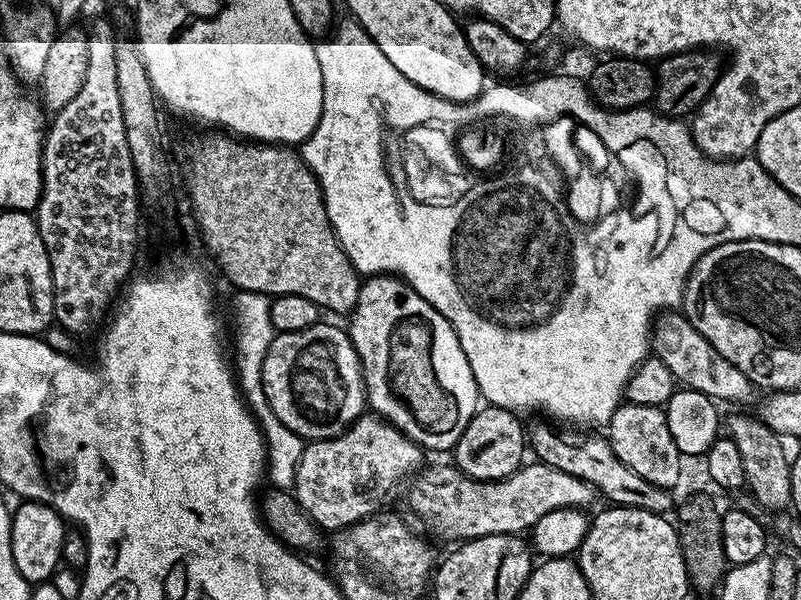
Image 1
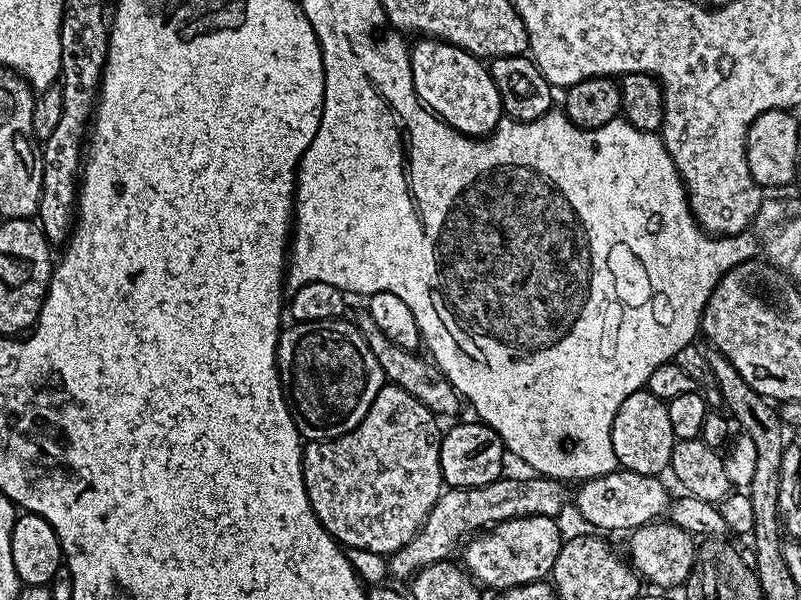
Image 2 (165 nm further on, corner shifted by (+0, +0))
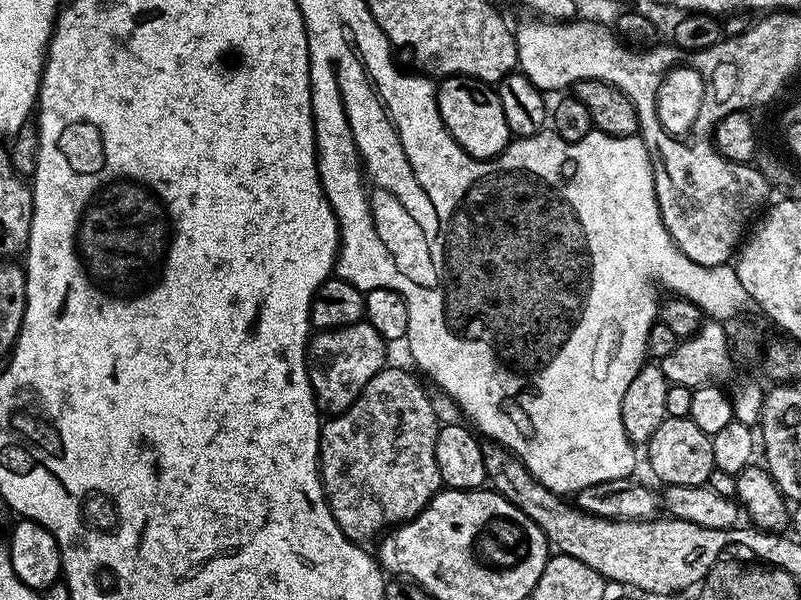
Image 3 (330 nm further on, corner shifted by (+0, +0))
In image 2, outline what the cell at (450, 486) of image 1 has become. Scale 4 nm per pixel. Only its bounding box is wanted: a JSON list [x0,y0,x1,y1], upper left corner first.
[574,470,670,533]

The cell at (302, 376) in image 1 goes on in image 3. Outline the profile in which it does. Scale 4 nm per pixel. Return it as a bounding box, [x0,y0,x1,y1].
[306,322,386,414]

